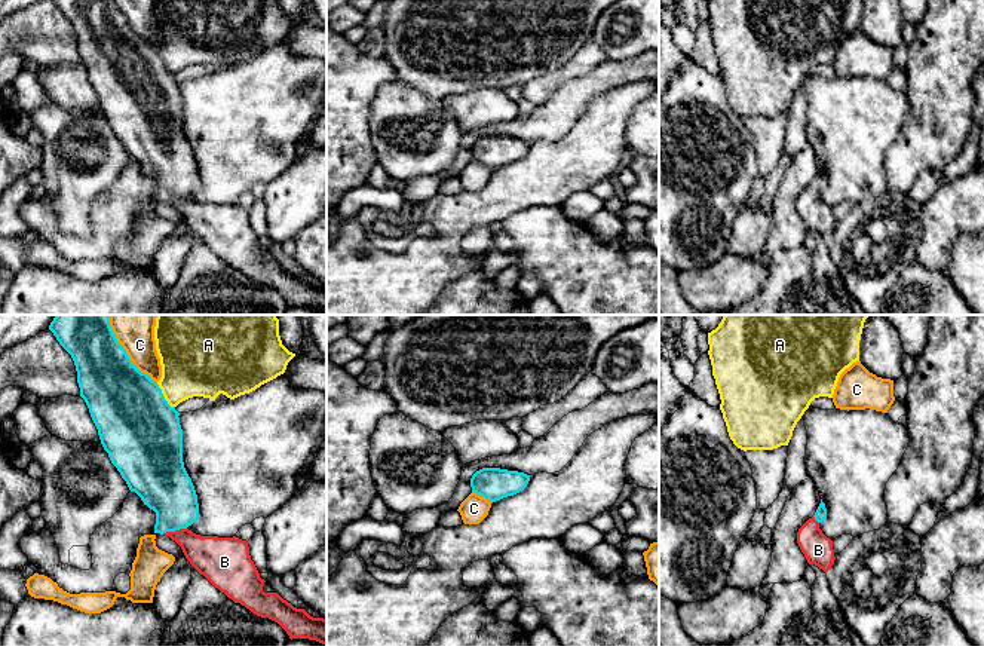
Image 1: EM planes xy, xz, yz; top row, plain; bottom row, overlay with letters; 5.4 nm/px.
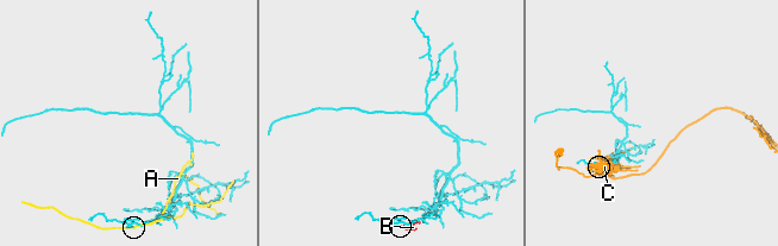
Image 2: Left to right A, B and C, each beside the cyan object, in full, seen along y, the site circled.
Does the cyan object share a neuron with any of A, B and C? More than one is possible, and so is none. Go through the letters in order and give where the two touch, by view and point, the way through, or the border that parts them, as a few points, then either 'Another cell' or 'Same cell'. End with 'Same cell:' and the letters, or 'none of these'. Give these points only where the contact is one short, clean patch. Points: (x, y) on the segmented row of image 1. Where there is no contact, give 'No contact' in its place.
A: Touches cyan at xy (164, 397). Another cell
B: Touches cyan at xy (174, 530). Path across: xy (164, 486), (174, 499), (174, 530), (198, 550), (211, 556). Same cell
C: Touches cyan at xy (125, 351). Another cell
Same cell: B

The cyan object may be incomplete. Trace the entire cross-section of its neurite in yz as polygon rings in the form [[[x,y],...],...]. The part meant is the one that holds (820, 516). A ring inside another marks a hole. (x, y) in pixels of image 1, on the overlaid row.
[[[821,503],[812,518],[809,518],[797,532],[797,544],[809,564],[815,564],[825,573],[834,564],[833,541],[827,538],[819,524],[827,518],[827,508]]]

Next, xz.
[[[482,468],[470,478],[472,492],[488,499],[491,503],[522,492],[530,475],[500,468]]]

